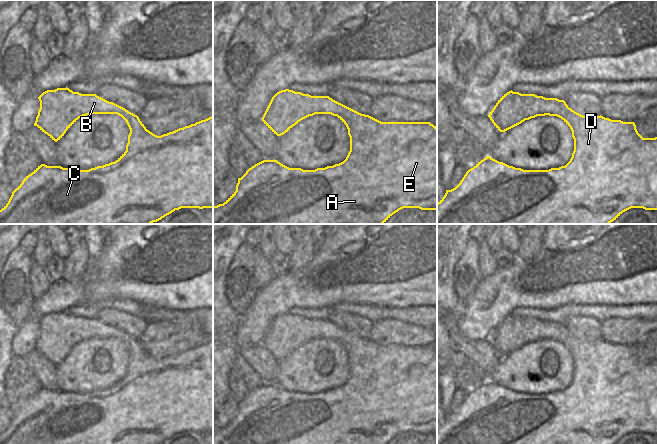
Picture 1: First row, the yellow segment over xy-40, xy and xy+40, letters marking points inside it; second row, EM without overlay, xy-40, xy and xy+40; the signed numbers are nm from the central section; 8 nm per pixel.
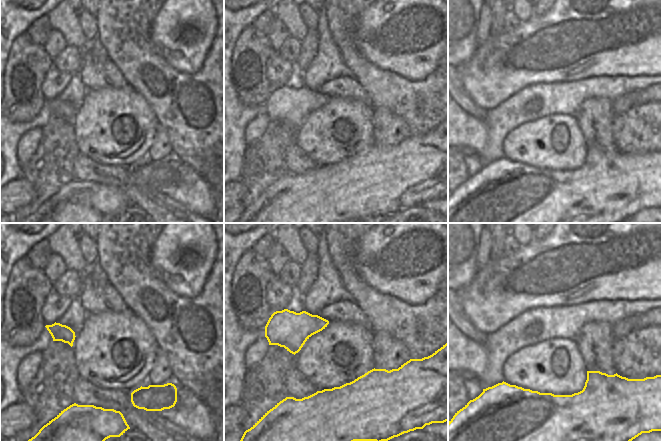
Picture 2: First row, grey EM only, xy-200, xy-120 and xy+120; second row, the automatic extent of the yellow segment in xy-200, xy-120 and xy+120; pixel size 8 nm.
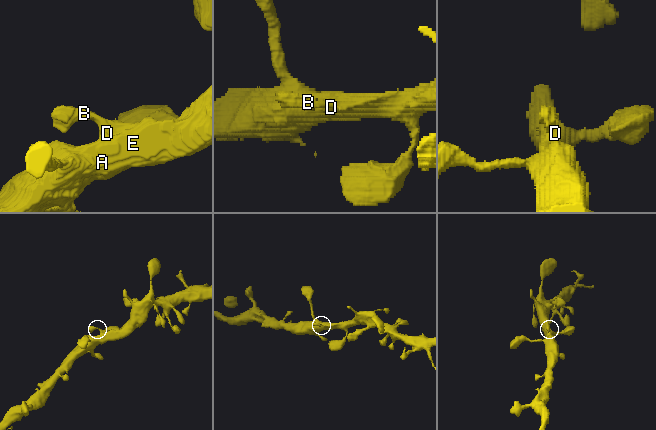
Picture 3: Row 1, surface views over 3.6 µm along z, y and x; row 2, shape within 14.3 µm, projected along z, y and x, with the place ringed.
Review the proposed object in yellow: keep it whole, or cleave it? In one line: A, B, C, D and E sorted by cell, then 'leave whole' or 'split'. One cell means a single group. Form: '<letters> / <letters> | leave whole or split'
A B C D E | leave whole

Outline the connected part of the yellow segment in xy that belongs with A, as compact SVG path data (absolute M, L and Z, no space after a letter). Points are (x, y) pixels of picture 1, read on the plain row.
M285 313L277 316L271 323L263 341L264 348L277 360L288 356L301 344L315 338L331 338L337 340L347 351L350 361L350 375L346 383L333 390L303 394L289 392L277 384L263 384L238 402L236 415L223 427L213 430L213 444L388 444L393 438L403 432L419 432L421 434L437 434L437 351L430 346L381 346L369 339L361 338L329 320L311 320L301 316Z

